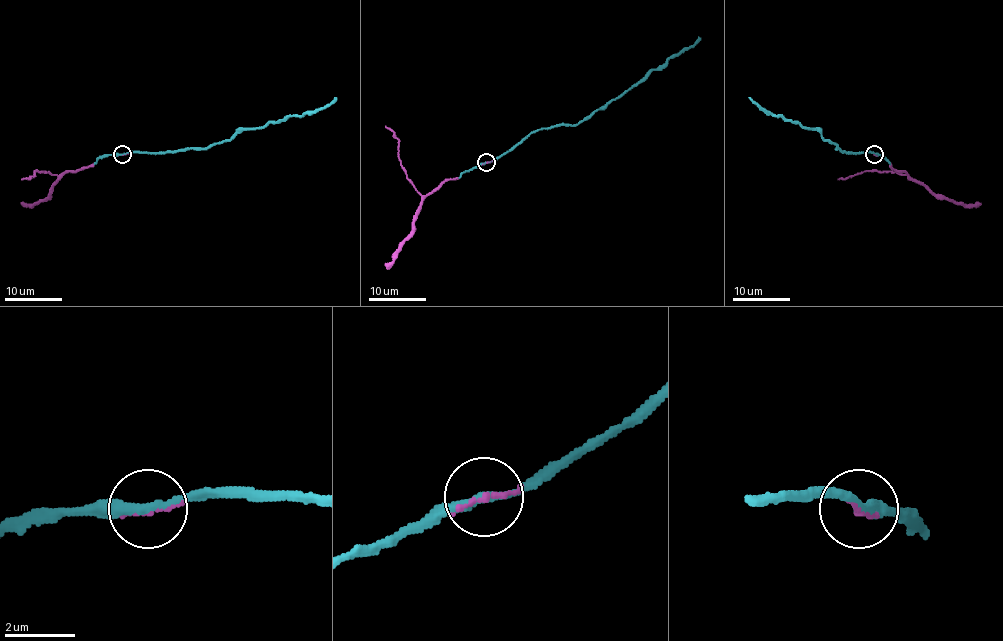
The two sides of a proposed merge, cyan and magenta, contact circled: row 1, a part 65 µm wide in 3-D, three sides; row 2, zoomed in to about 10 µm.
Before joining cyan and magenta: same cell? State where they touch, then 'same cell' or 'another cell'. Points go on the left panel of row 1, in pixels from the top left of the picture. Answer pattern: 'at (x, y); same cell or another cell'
at (122, 154); same cell

